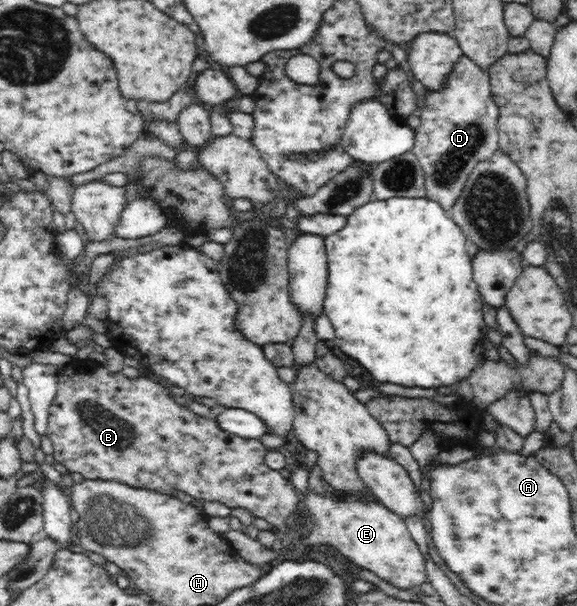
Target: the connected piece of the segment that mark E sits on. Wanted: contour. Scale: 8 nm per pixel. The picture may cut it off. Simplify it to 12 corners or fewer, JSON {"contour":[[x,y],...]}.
{"contour":[[305,491],[307,546],[401,590],[427,583],[405,520],[379,502]]}

